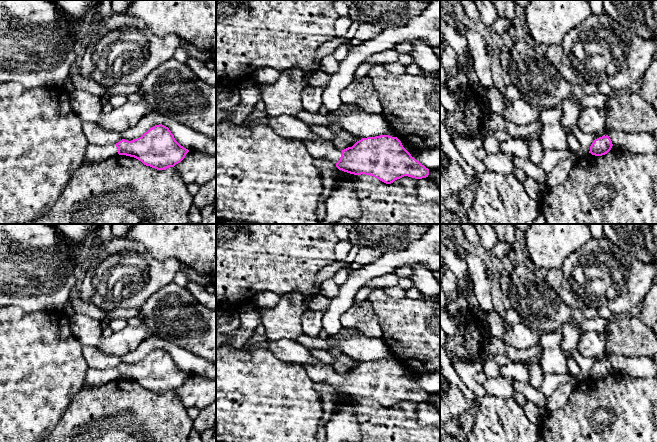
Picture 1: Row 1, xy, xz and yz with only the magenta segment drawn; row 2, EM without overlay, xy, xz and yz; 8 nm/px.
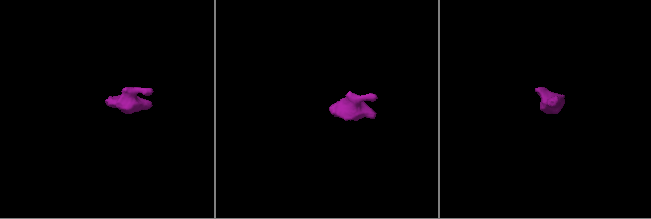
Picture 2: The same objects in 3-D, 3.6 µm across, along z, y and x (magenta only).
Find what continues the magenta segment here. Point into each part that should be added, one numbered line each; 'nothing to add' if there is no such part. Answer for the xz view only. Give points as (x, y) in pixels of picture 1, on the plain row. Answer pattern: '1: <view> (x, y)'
1: xz (318, 371)

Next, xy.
1: xy (94, 377)

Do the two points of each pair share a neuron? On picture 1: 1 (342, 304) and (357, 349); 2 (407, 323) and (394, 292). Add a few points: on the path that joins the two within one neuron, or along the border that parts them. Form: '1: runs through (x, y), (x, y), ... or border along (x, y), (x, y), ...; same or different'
1: border along (342, 327), (334, 334), (328, 336); different
2: border along (381, 289), (394, 298), (405, 297); different

